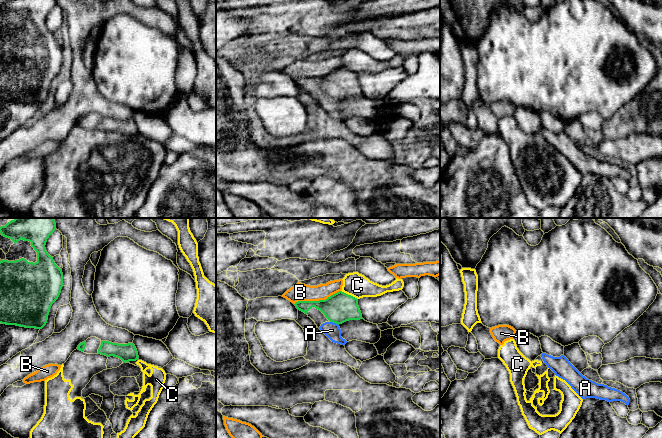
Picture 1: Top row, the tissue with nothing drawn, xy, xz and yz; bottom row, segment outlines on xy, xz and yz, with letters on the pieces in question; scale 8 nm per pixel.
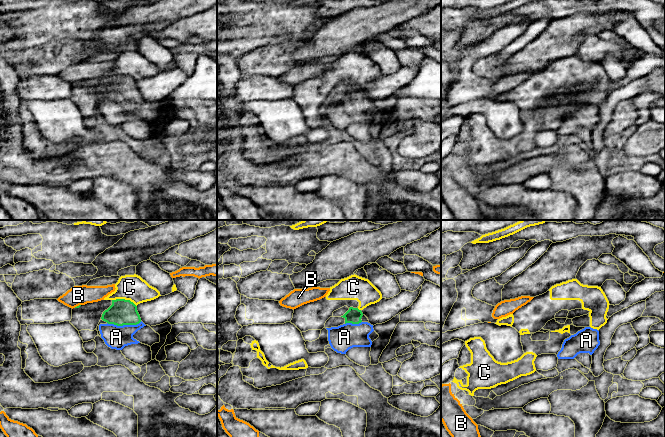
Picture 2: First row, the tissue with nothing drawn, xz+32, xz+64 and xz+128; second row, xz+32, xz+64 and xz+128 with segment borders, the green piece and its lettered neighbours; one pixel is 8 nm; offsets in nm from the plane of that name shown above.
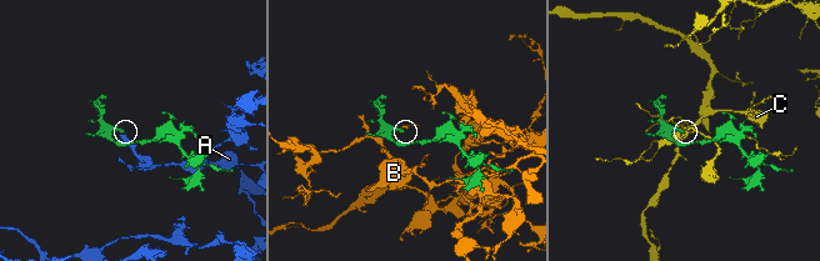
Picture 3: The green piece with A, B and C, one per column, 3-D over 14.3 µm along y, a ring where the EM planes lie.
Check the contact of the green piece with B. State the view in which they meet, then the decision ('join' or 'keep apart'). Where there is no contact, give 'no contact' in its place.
xz | keep apart

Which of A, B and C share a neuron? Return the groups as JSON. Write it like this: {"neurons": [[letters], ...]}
{"neurons": [["A"], ["B"], ["C"]]}

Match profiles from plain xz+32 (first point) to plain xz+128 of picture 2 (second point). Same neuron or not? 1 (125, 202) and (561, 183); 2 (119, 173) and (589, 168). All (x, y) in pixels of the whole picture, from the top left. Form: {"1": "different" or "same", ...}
{"1": "same", "2": "different"}

